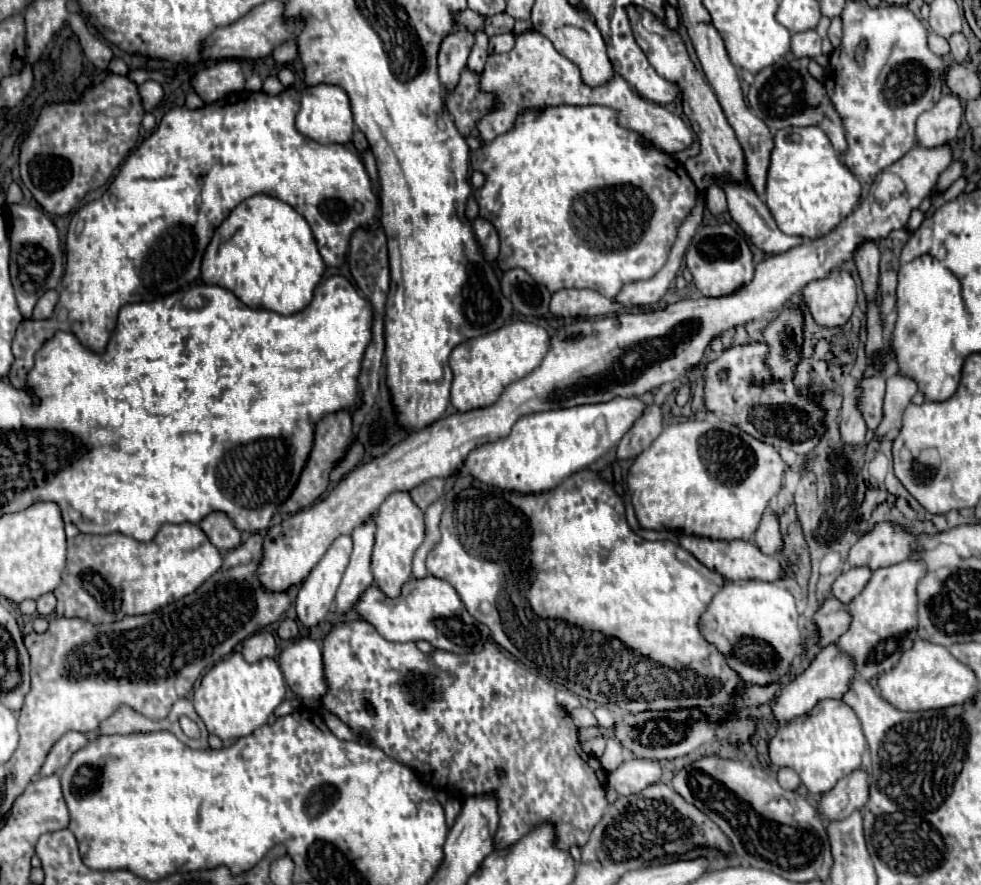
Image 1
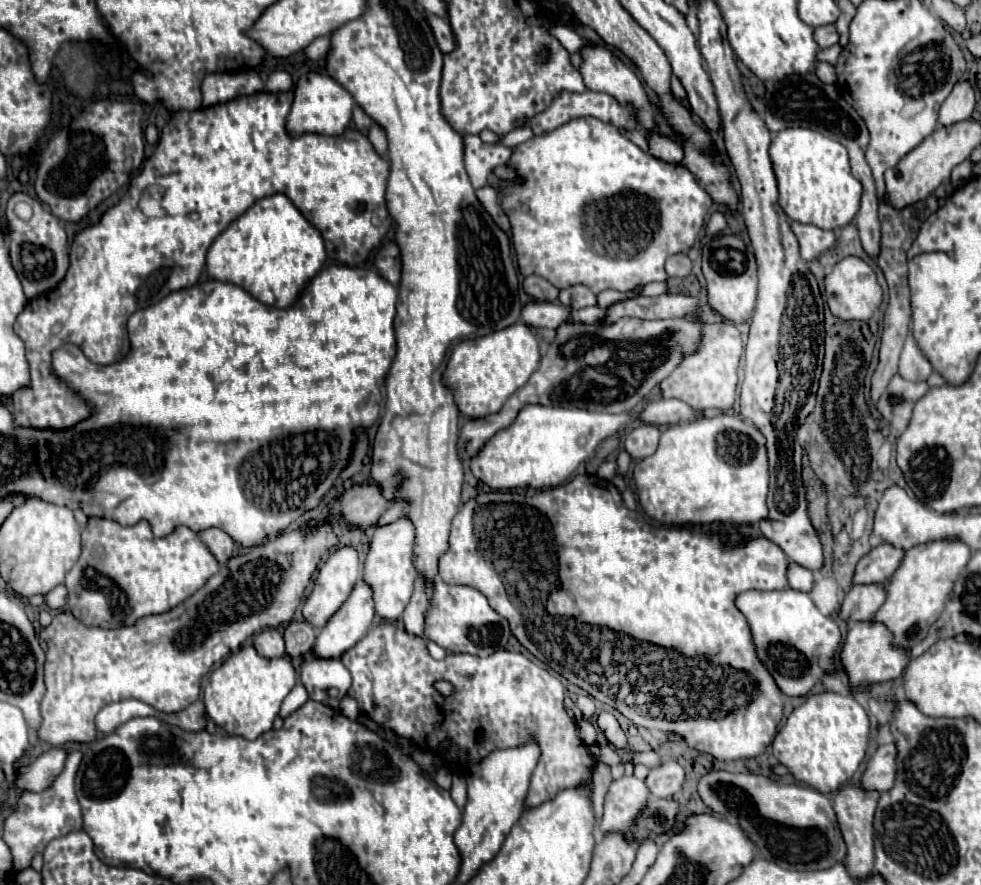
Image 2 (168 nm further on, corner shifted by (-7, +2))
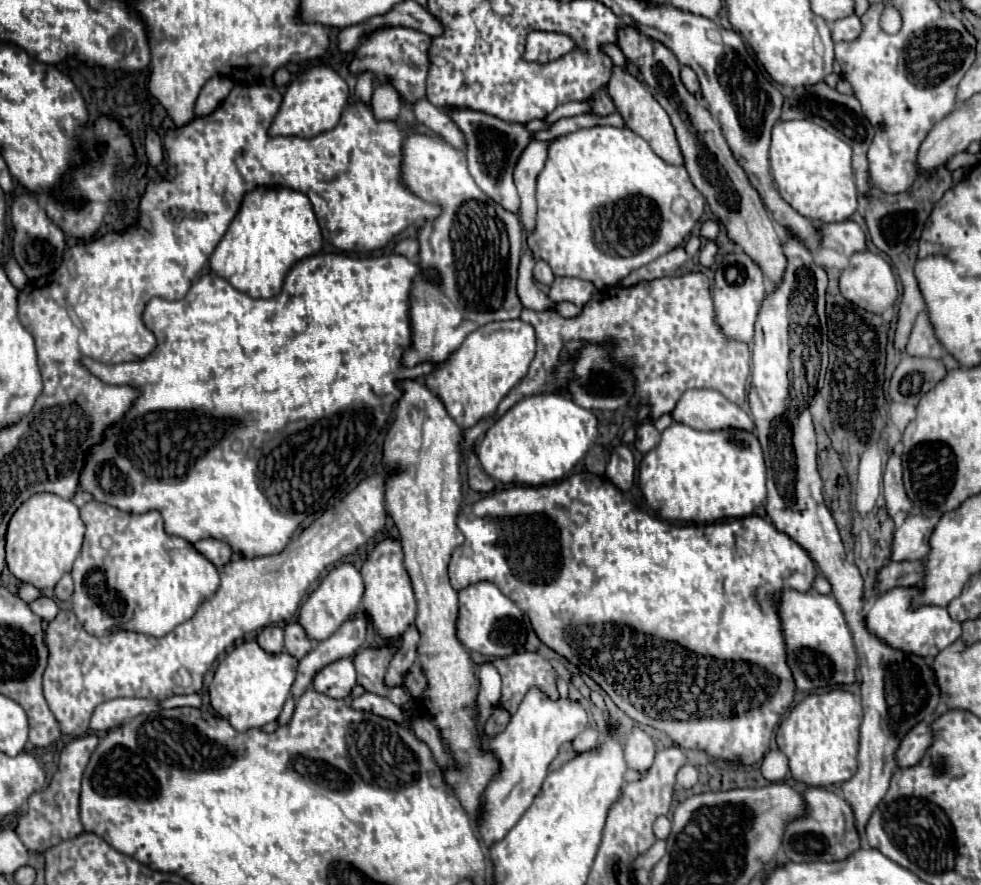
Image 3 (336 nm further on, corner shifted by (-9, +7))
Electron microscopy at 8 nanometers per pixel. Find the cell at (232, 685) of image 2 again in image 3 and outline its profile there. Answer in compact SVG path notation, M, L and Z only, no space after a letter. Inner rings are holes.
M248 640L236 646L218 664L214 672L214 680L208 686L210 704L238 732L246 732L248 728L260 728L280 716L282 706L294 684L296 668L298 668L298 660L294 660L288 652L268 654L258 646L256 640Z

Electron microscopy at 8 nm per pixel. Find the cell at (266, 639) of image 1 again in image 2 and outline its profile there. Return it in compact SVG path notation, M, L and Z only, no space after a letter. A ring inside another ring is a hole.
M266 629L254 637L254 649L260 653L260 657L282 657L286 653L284 639L278 629Z

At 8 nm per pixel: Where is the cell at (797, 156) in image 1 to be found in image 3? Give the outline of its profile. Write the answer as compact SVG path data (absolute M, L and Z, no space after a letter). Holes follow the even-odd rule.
M780 120L772 128L770 168L780 196L802 216L816 222L848 220L858 206L852 148L810 120Z

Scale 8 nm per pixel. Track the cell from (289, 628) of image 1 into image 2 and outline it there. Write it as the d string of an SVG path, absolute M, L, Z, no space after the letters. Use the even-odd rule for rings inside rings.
M292 621L288 623L284 631L284 641L286 641L286 653L290 657L302 657L314 647L314 627L306 621Z

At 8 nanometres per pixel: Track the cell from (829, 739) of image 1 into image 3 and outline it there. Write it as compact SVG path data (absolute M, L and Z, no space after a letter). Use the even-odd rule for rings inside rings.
M846 690L810 694L796 704L776 732L778 748L788 756L794 780L818 788L828 788L850 780L856 772L860 724L862 704Z

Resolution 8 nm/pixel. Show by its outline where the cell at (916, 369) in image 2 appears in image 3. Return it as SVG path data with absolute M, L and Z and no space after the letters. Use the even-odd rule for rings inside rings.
M926 310L920 312L916 322L914 322L910 340L906 344L906 352L910 356L922 356L922 358L940 358L944 354L944 348L942 348L942 344L938 342L936 334L934 334L934 328L928 320Z

